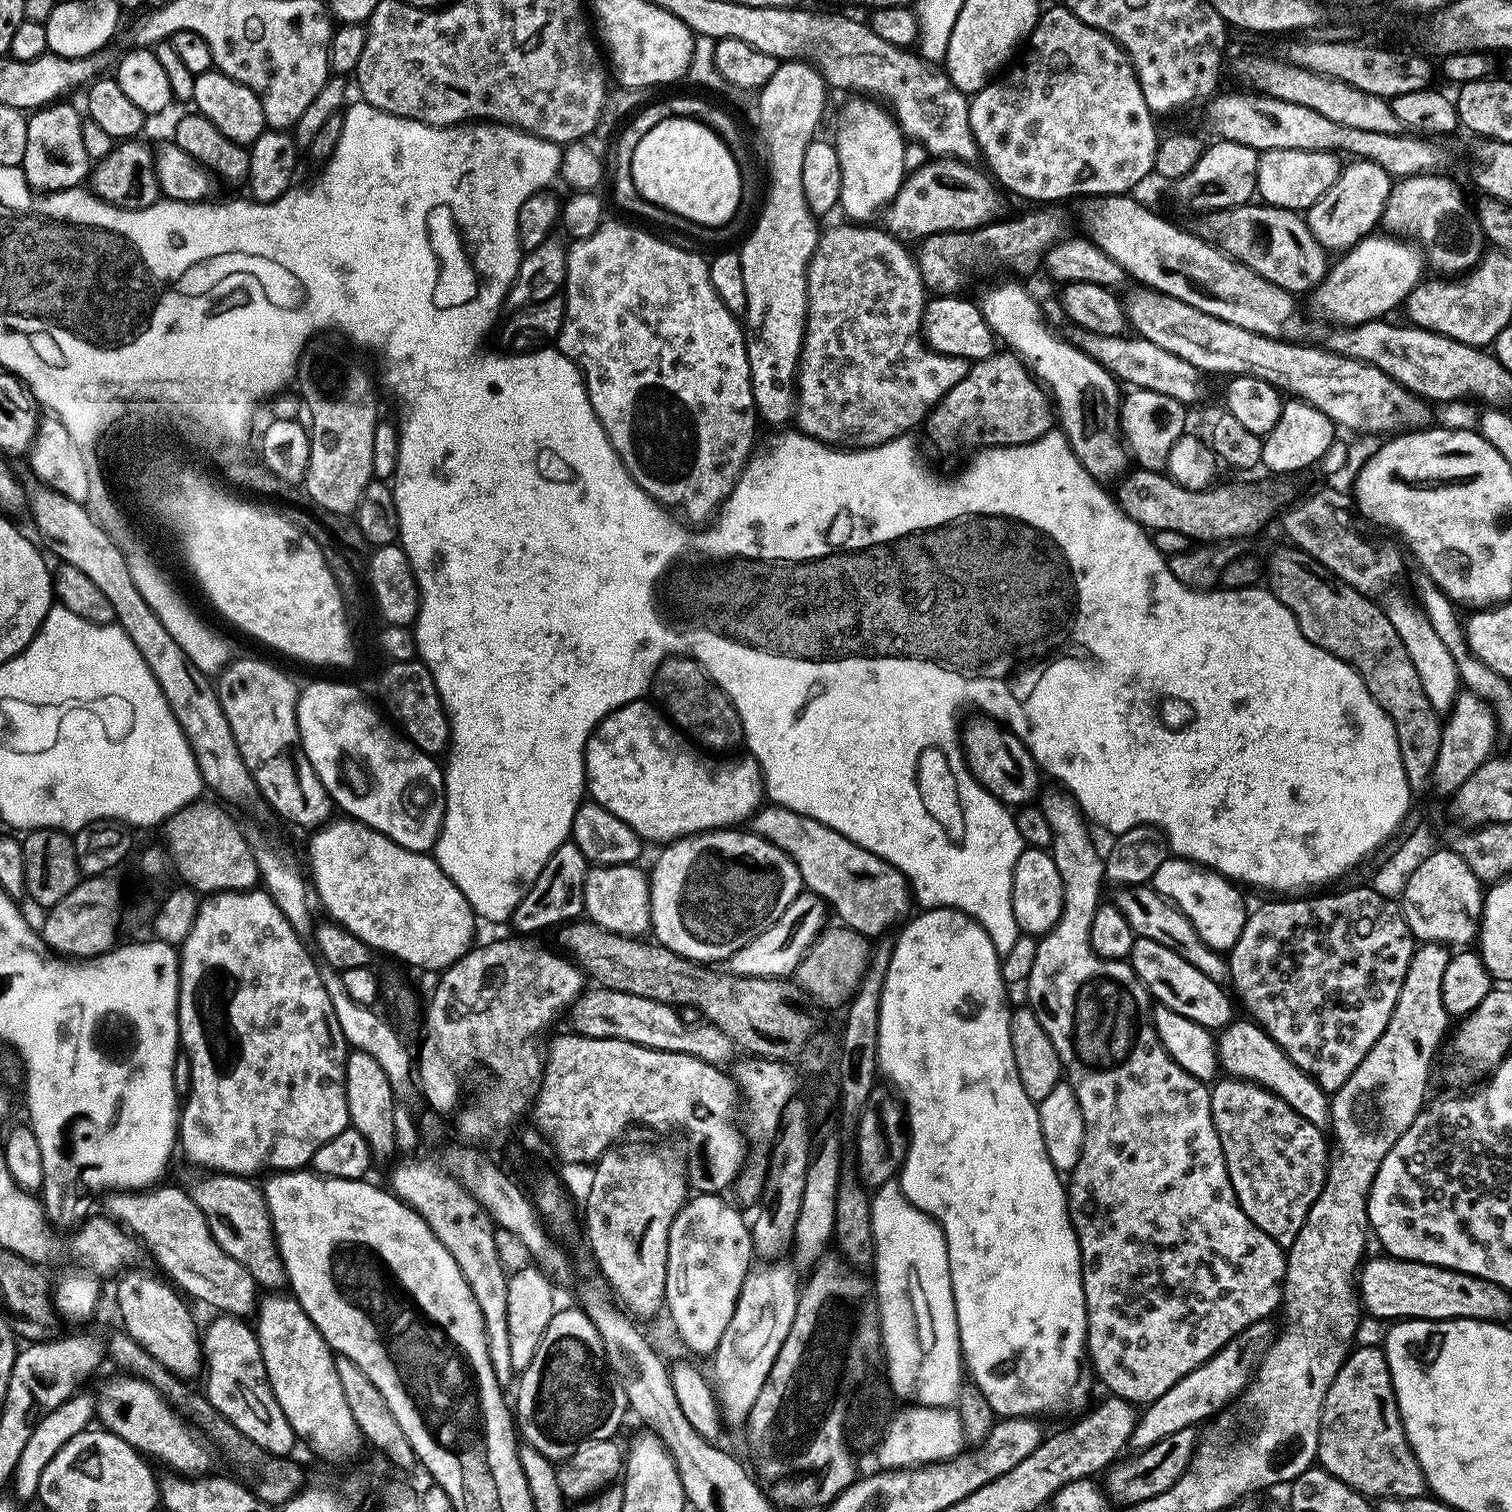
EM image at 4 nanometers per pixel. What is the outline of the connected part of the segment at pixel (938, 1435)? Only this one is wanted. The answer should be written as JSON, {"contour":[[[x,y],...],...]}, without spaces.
{"contour":[[[904,1406],[900,1413],[883,1429],[874,1455],[881,1469],[911,1468],[918,1464],[935,1464],[949,1460],[965,1451],[962,1422],[955,1407]]]}

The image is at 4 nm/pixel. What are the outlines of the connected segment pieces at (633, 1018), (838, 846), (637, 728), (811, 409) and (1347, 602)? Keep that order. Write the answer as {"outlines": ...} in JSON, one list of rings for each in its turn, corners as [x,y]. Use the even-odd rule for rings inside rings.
{"outlines":[[[[599,986],[589,987],[580,993],[570,1005],[571,1031],[577,1036],[625,1040],[654,1050],[666,1050],[678,1054],[690,1054],[707,1064],[721,1065],[722,1060],[734,1050],[734,1045],[722,1030],[713,1024],[682,1022],[679,1011],[671,1004],[654,1002],[650,998],[638,998],[638,994],[626,994],[624,990],[610,990]]],[[[779,806],[761,807],[751,817],[750,828],[757,836],[778,846],[778,850],[782,850],[791,858],[794,866],[798,866],[803,887],[809,893],[819,897],[821,901],[829,900],[836,907],[837,914],[840,915],[839,923],[841,925],[853,928],[855,932],[860,932],[863,936],[876,938],[887,933],[889,931],[887,928],[895,920],[903,921],[909,915],[910,885],[906,877],[892,864],[887,864],[885,860],[878,858],[870,850],[866,850],[862,846],[850,842],[850,838],[838,834],[838,830],[830,830],[830,826],[826,826],[814,818],[806,818],[794,810]]],[[[641,698],[632,700],[629,704],[623,704],[621,708],[615,708],[609,712],[596,728],[592,731],[591,736],[588,737],[588,745],[584,747],[584,778],[586,781],[586,792],[595,803],[601,804],[610,814],[614,814],[622,822],[626,822],[626,826],[630,826],[636,831],[637,836],[641,841],[648,842],[648,840],[664,840],[663,842],[671,842],[679,840],[682,836],[694,836],[697,832],[710,832],[713,830],[728,830],[733,826],[740,826],[740,824],[749,819],[761,807],[762,801],[762,777],[760,774],[760,767],[758,762],[751,754],[743,754],[737,760],[720,760],[715,764],[711,760],[707,751],[701,750],[689,737],[685,736],[683,732],[677,730],[670,723],[667,716],[655,703],[649,702],[647,699]]],[[[843,222],[837,228],[832,228],[828,233],[821,235],[816,242],[816,249],[813,250],[812,256],[808,259],[808,317],[804,322],[804,342],[800,347],[800,356],[798,359],[798,367],[796,370],[796,383],[794,385],[794,424],[799,431],[804,432],[808,436],[814,437],[816,440],[821,440],[823,444],[829,446],[835,446],[840,450],[855,450],[858,448],[873,448],[879,444],[885,444],[891,440],[895,440],[896,437],[911,433],[912,427],[915,424],[923,425],[929,412],[932,411],[933,407],[938,403],[950,389],[954,387],[958,382],[962,382],[962,378],[966,378],[970,364],[969,361],[962,359],[960,356],[943,356],[940,352],[933,352],[931,348],[927,347],[919,335],[916,336],[912,332],[903,332],[900,328],[895,328],[892,325],[892,300],[920,300],[923,301],[926,296],[926,289],[924,286],[924,279],[920,277],[920,266],[919,263],[911,251],[907,252],[903,248],[901,241],[897,237],[893,236],[891,232],[885,230],[883,227],[877,226],[877,228],[868,228],[872,226],[861,226],[856,222]]],[[[1295,546],[1285,547],[1278,549],[1268,560],[1267,587],[1276,595],[1278,602],[1282,602],[1282,606],[1286,606],[1290,614],[1294,614],[1296,625],[1310,642],[1314,642],[1314,646],[1334,654],[1364,679],[1366,690],[1370,690],[1374,702],[1378,702],[1378,706],[1382,706],[1382,710],[1392,720],[1396,731],[1396,745],[1400,747],[1400,757],[1404,763],[1404,772],[1408,775],[1409,785],[1425,783],[1438,756],[1442,720],[1432,709],[1430,699],[1422,690],[1418,673],[1410,662],[1402,639],[1398,638],[1398,633],[1391,626],[1383,607],[1379,603],[1376,605],[1376,600],[1371,595],[1364,595],[1346,582],[1340,581],[1326,566],[1302,549]]]]}

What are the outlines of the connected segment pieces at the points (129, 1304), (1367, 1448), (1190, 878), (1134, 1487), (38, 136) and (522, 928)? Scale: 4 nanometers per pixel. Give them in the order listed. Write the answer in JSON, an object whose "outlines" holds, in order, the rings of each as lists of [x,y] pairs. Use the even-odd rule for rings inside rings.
{"outlines":[[[[129,1271],[115,1281],[115,1283],[117,1282],[116,1308],[120,1311],[121,1318],[124,1319],[123,1331],[130,1338],[134,1338],[134,1342],[138,1342],[138,1346],[145,1348],[154,1358],[158,1358],[158,1362],[162,1362],[162,1366],[166,1366],[166,1370],[170,1370],[175,1376],[181,1378],[192,1378],[188,1376],[198,1374],[200,1376],[205,1367],[202,1340],[198,1332],[196,1336],[196,1324],[192,1321],[191,1310],[180,1301],[182,1299],[181,1293],[171,1283],[165,1282],[163,1279],[160,1279],[161,1281],[155,1280],[154,1277],[147,1276],[144,1272],[136,1271]]],[[[1380,1346],[1358,1348],[1349,1351],[1348,1359],[1338,1370],[1334,1382],[1330,1382],[1330,1390],[1324,1399],[1316,1451],[1319,1467],[1325,1468],[1331,1476],[1346,1482],[1346,1486],[1369,1498],[1396,1496],[1405,1500],[1425,1495],[1424,1475],[1404,1433],[1404,1423],[1398,1410],[1396,1391],[1392,1385],[1392,1376],[1388,1373],[1388,1359],[1384,1356],[1384,1349]]],[[[1167,858],[1152,873],[1150,884],[1165,900],[1175,904],[1180,909],[1180,913],[1188,919],[1190,926],[1195,930],[1196,937],[1211,951],[1224,954],[1236,945],[1236,940],[1244,929],[1246,911],[1244,912],[1244,900],[1240,897],[1239,890],[1236,889],[1239,887],[1227,876],[1222,876],[1219,872],[1205,870],[1190,860]]],[[[1192,1428],[1178,1430],[1178,1434],[1170,1434],[1158,1442],[1154,1442],[1149,1448],[1141,1448],[1135,1454],[1120,1460],[1104,1476],[1102,1488],[1109,1501],[1117,1500],[1121,1506],[1137,1504],[1143,1500],[1154,1498],[1162,1494],[1167,1488],[1183,1474],[1188,1459],[1192,1456],[1194,1447],[1194,1432]]],[[[53,102],[27,117],[26,150],[22,171],[32,192],[45,194],[74,188],[85,183],[90,174],[86,146],[82,146],[82,116],[66,102]],[[84,180],[84,181],[83,181]]],[[[566,842],[554,850],[554,854],[546,862],[546,866],[538,874],[538,878],[513,909],[510,924],[520,934],[534,934],[539,928],[548,928],[551,924],[563,925],[584,912],[584,873],[586,861],[582,850],[571,842]]]]}

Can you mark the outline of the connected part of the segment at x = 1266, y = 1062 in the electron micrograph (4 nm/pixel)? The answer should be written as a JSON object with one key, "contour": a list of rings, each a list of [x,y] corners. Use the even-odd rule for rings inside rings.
{"contour":[[[1233,1019],[1224,1025],[1218,1032],[1218,1064],[1224,1068],[1229,1077],[1238,1080],[1251,1080],[1253,1084],[1260,1084],[1270,1092],[1275,1092],[1278,1098],[1282,1098],[1302,1118],[1306,1118],[1311,1124],[1322,1126],[1330,1118],[1330,1096],[1323,1092],[1319,1084],[1303,1072],[1292,1059],[1290,1059],[1271,1036],[1251,1019]]]}

